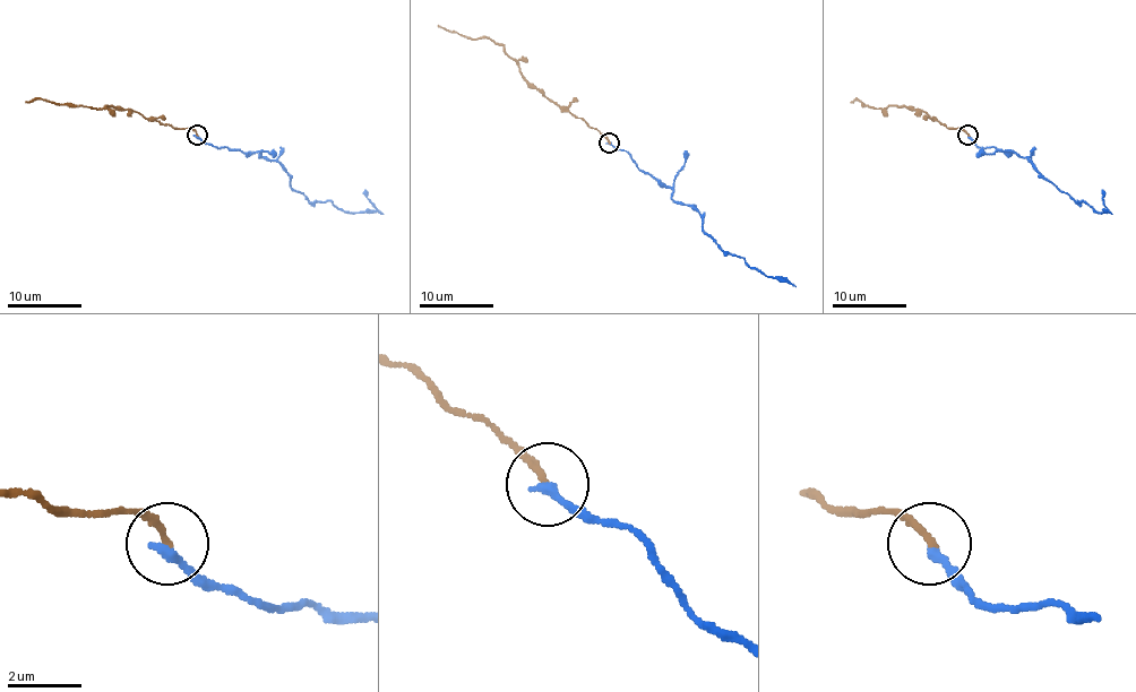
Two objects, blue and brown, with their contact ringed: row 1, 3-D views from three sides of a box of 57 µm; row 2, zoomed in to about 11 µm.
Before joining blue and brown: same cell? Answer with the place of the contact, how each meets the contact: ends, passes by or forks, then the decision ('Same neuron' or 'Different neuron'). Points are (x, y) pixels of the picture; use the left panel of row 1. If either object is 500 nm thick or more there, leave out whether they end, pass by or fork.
Place: (197, 135). At the ring blue ends. At the ring brown ends. Same neuron

